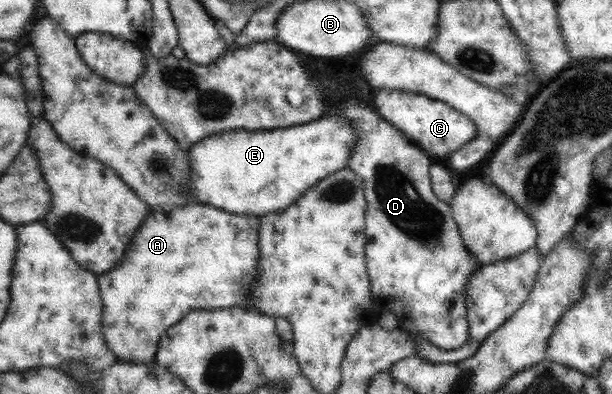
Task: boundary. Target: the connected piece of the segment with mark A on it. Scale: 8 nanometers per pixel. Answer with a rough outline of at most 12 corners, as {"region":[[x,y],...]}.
{"region":[[151,209],[97,276],[102,336],[155,363],[196,309],[247,308],[257,216]]}

